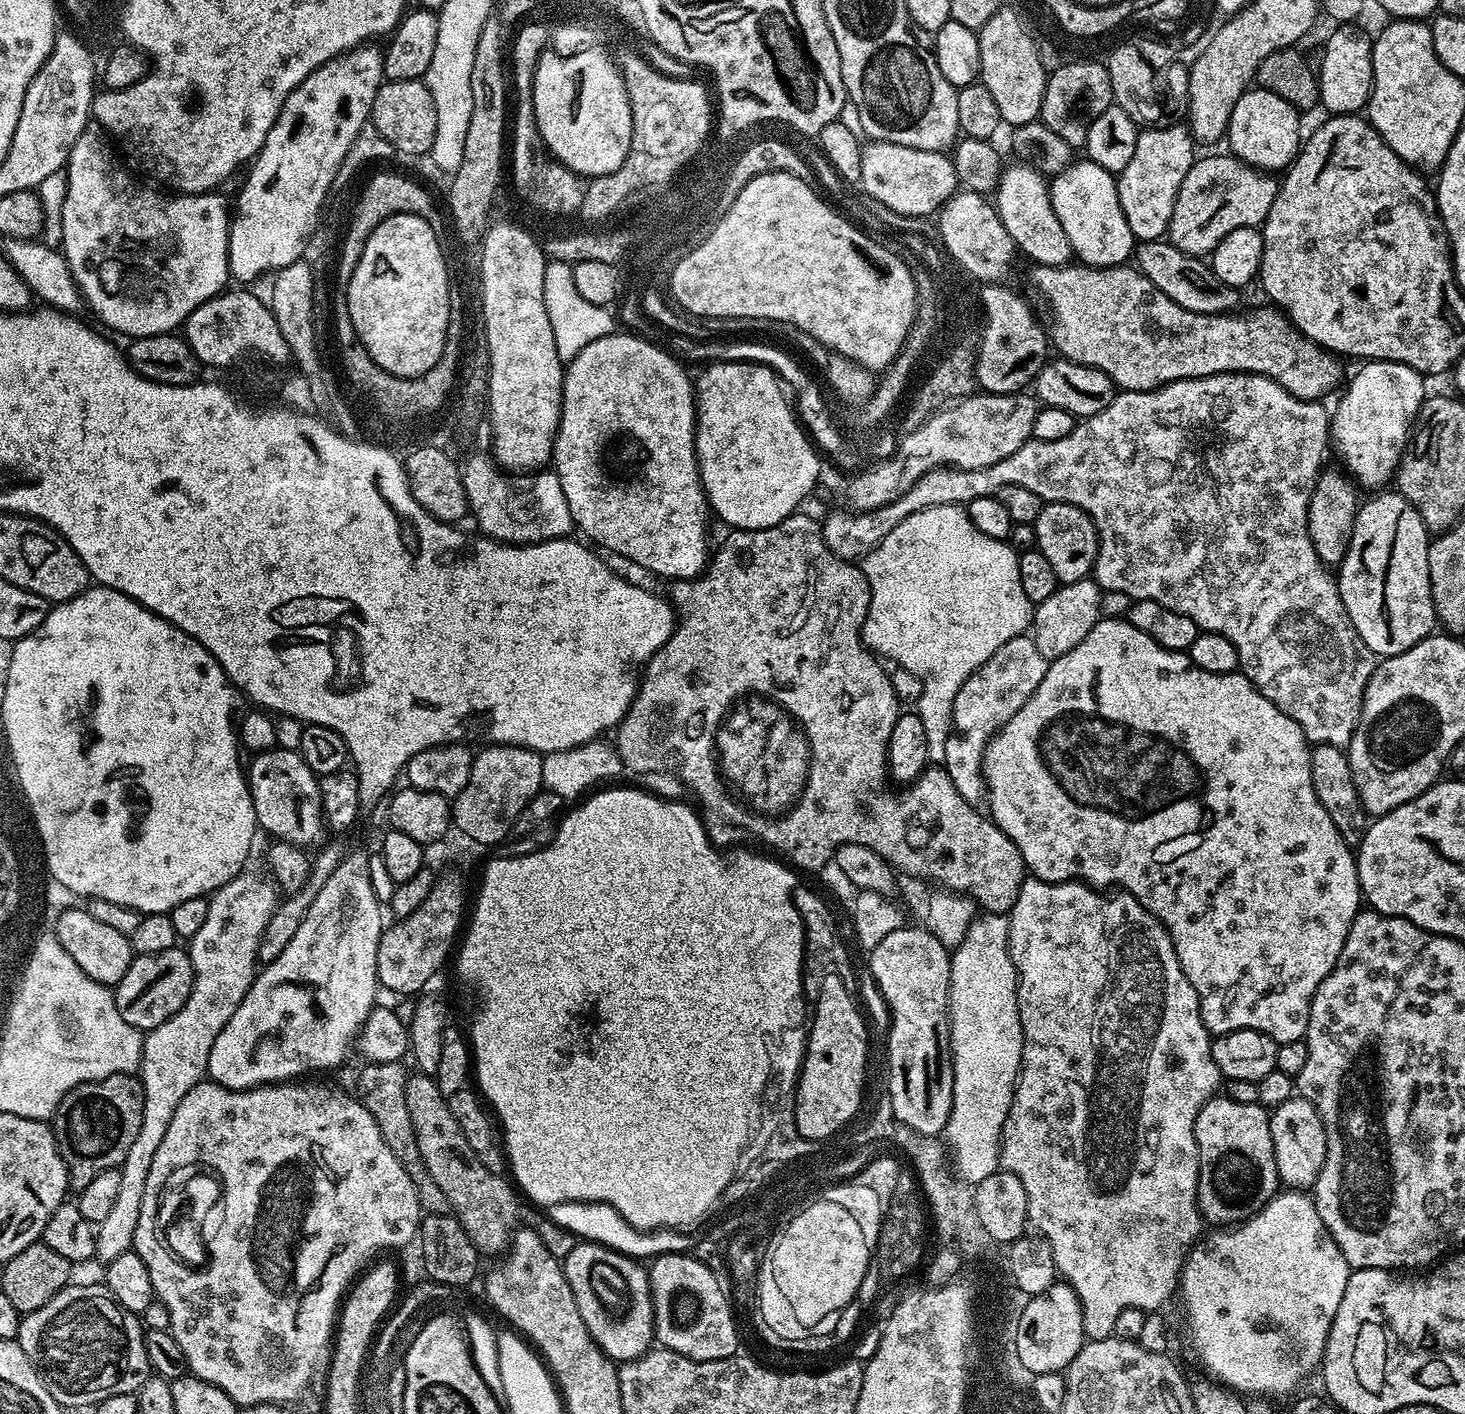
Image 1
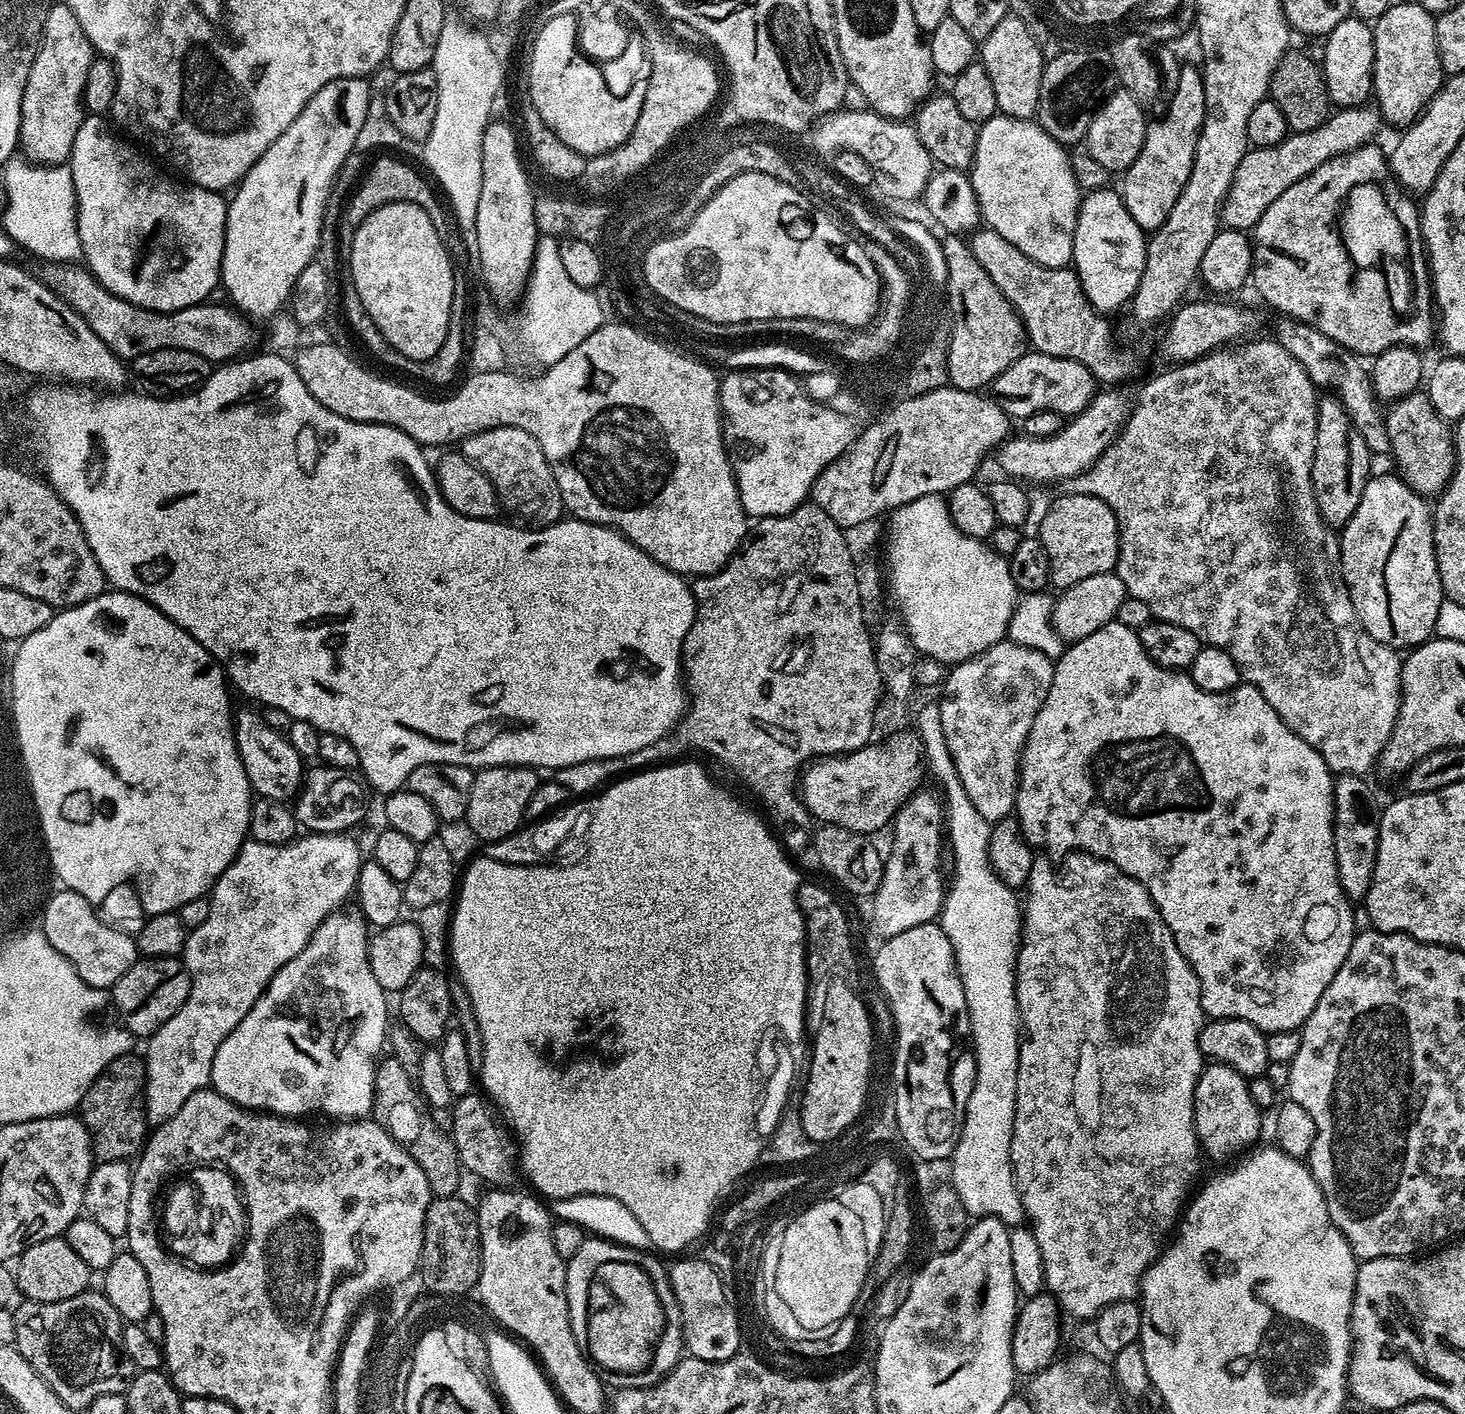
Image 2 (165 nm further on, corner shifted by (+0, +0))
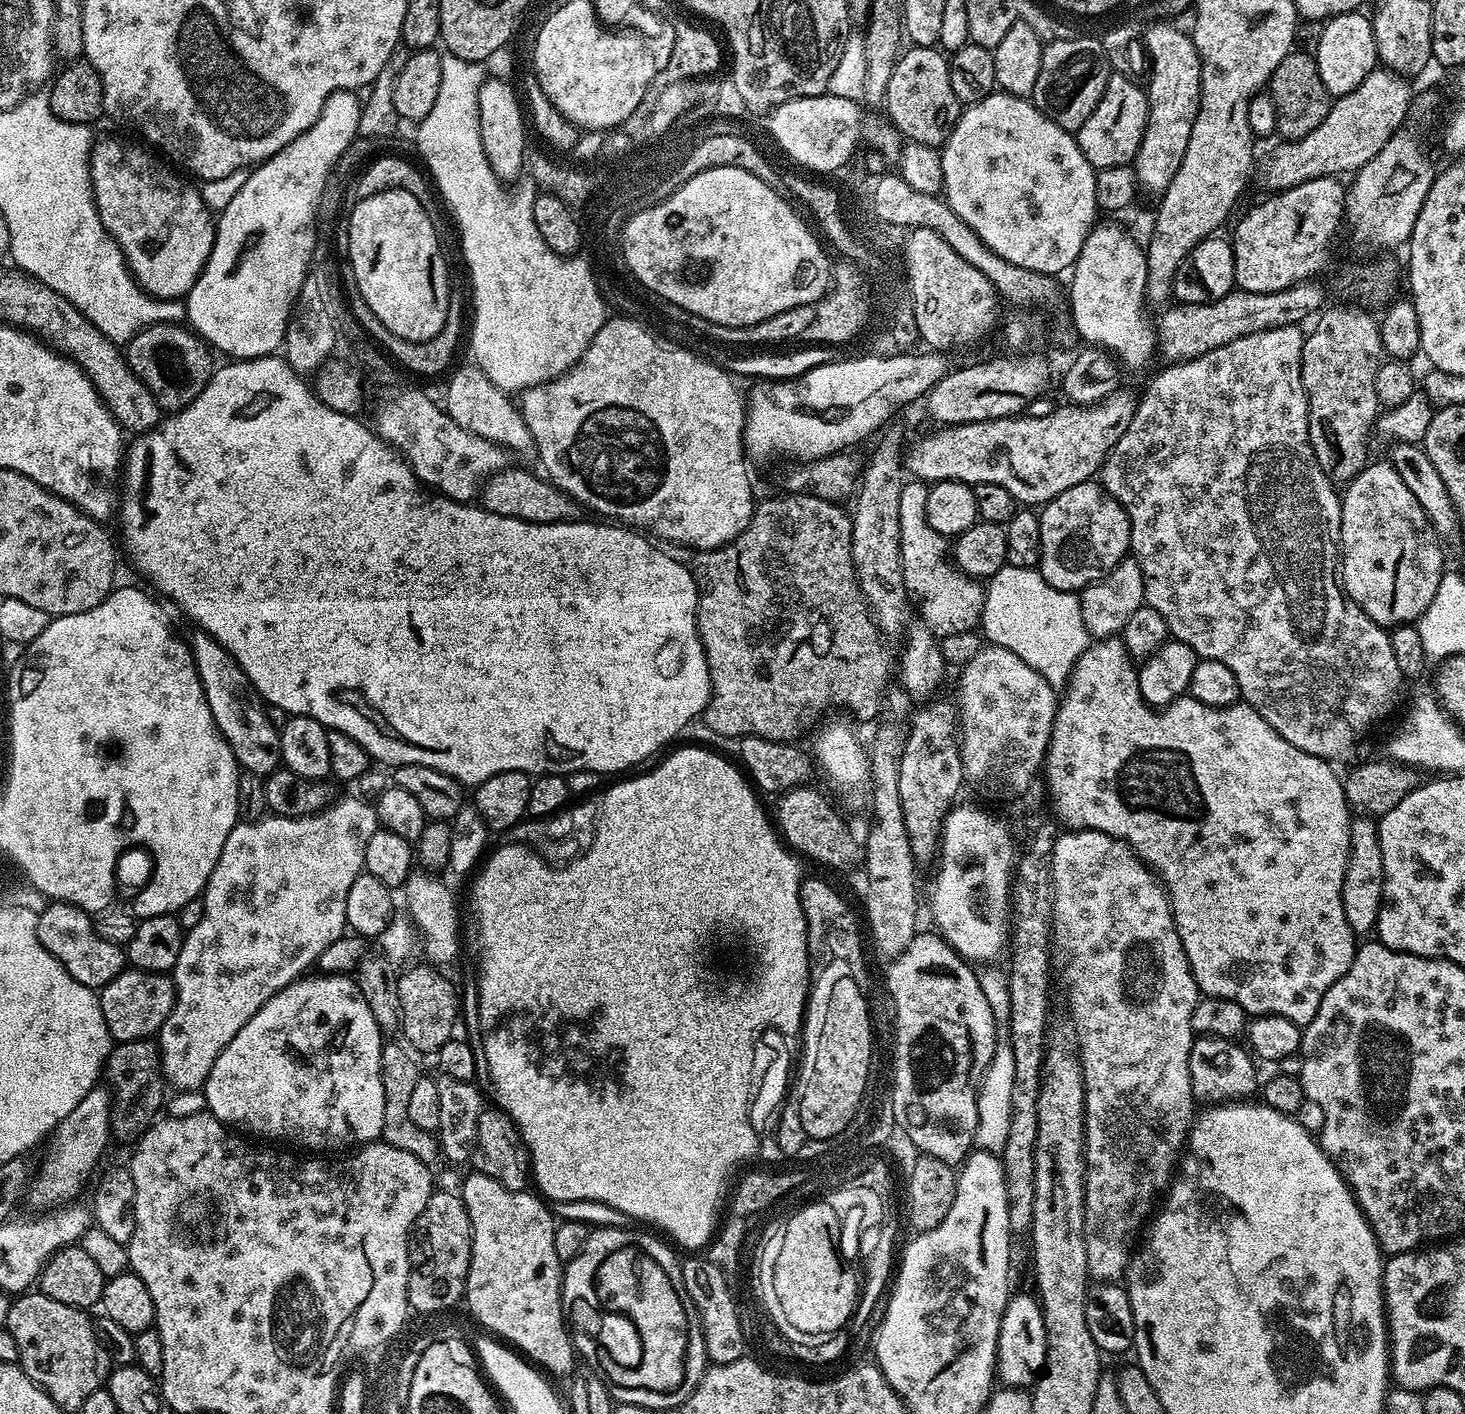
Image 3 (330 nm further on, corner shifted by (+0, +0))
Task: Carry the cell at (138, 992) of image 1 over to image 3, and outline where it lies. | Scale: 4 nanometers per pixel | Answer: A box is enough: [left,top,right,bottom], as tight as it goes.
[98,970,176,1041]

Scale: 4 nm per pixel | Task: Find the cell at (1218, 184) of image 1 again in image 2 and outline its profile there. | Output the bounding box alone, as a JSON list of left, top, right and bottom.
[1220,107,1382,229]

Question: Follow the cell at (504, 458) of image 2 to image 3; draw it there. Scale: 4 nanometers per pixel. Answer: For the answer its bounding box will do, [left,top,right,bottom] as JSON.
[442,366,533,449]

